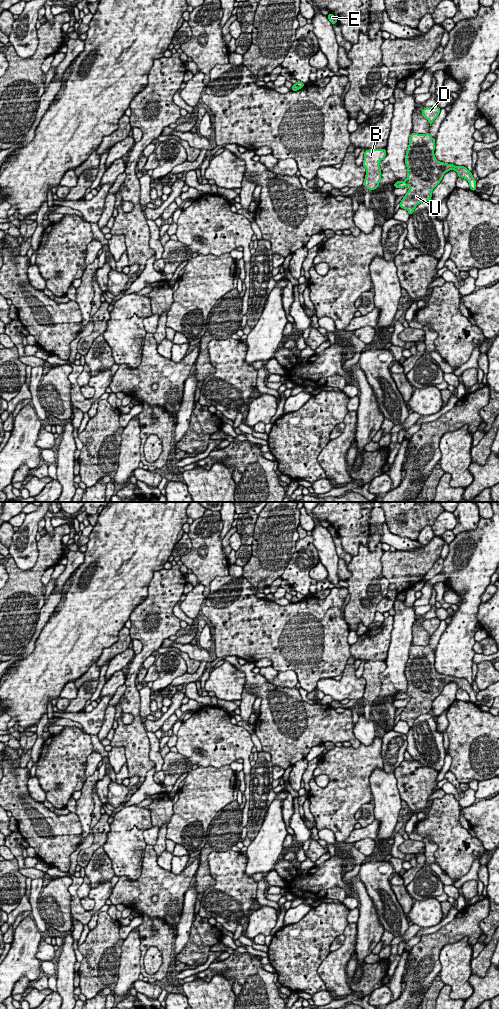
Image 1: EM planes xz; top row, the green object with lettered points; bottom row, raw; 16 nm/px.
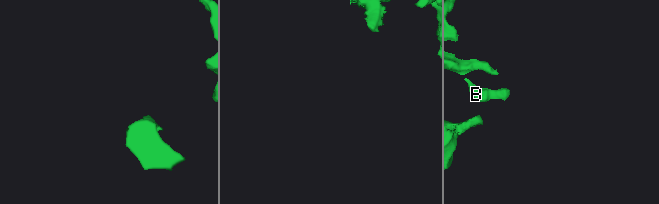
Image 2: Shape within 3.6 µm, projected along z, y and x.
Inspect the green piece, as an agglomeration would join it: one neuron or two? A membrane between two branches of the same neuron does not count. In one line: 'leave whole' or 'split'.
split

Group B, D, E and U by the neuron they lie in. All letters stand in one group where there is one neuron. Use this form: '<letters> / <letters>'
B D U / E

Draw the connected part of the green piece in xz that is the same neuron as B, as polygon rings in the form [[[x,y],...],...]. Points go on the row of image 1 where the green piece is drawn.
[[[369,149],[364,152],[362,166],[366,168],[363,186],[367,189],[377,189],[381,180],[379,163],[386,157],[386,149]]]

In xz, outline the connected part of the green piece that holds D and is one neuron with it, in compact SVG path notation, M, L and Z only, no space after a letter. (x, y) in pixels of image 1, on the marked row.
M437 106L426 107L421 111L421 114L428 120L431 126L433 121L438 117L440 110L441 109Z

